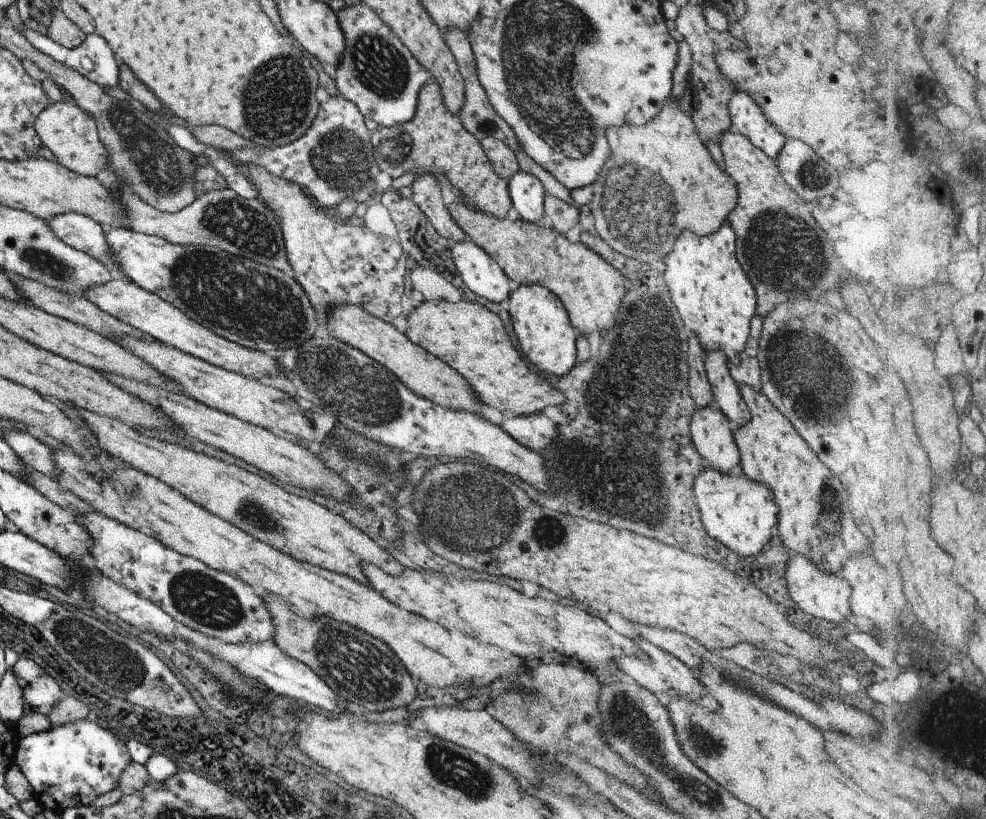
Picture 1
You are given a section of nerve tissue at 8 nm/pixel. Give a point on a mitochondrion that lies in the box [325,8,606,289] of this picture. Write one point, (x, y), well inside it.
(378, 65)

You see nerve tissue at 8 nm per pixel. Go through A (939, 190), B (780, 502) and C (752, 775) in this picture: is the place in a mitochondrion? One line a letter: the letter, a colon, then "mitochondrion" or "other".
A: other
B: other
C: other

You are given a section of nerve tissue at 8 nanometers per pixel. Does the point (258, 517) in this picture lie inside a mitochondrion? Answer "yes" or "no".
yes

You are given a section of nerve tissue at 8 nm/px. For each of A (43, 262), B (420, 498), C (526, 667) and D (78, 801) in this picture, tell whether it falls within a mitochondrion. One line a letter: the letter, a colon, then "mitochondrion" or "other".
A: mitochondrion
B: mitochondrion
C: other
D: other

